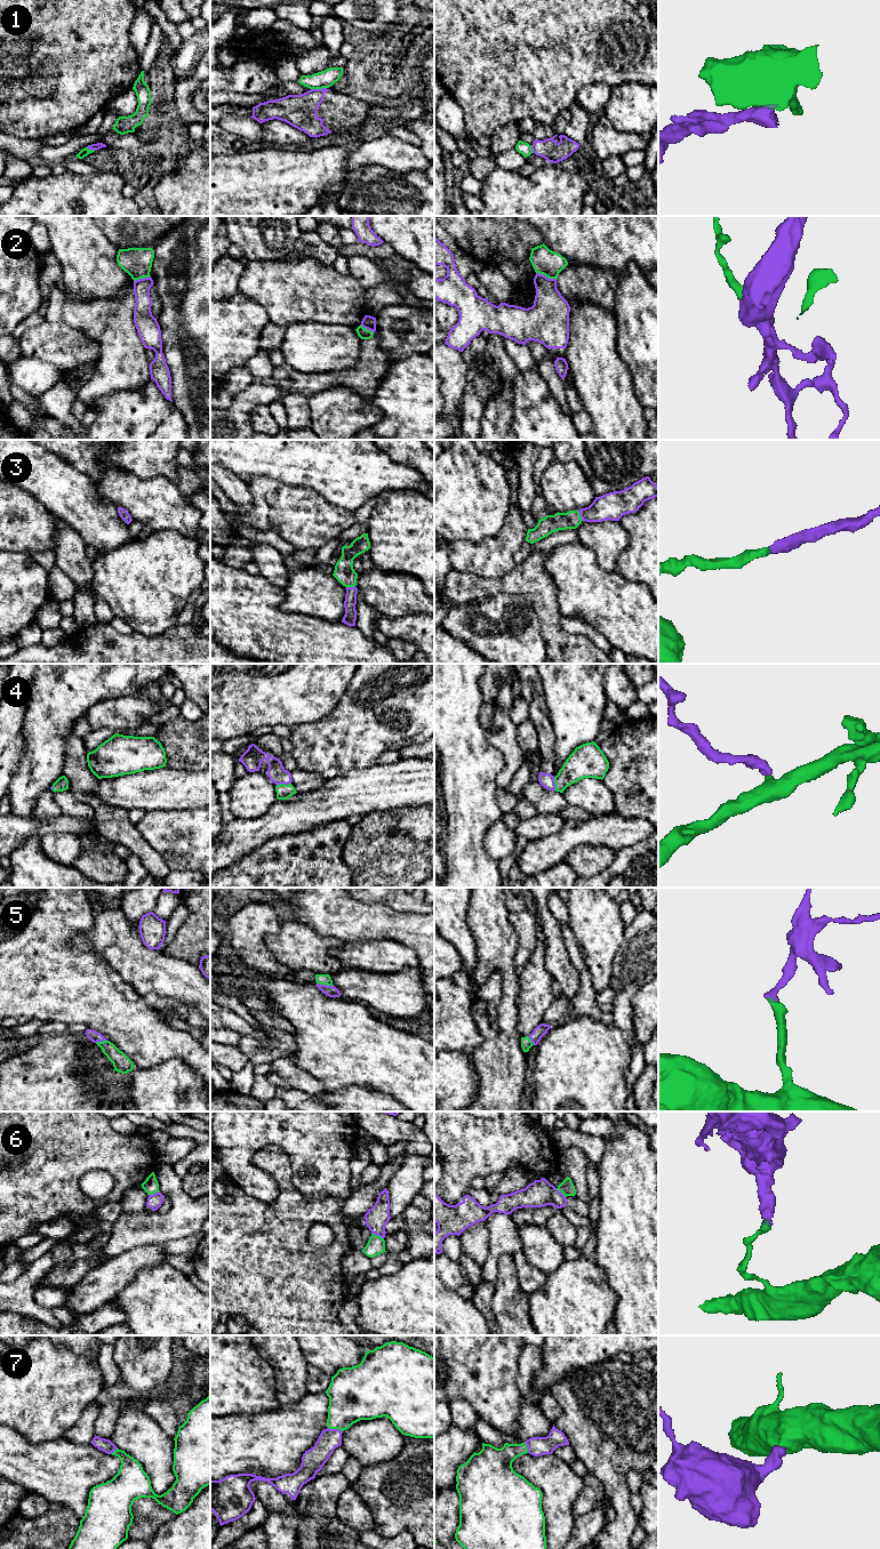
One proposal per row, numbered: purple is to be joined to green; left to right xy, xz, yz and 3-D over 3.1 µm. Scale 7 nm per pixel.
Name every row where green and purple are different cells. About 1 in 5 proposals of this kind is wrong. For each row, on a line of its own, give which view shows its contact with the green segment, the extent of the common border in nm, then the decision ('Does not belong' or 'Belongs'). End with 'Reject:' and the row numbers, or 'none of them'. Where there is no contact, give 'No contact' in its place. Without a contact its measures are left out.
1: Touches green in xz. Shared border 110 nm. Does not belong
2: Touches green in yz. Shared border 160 nm. Does not belong
3: Touches green in yz. Shared border 80 nm. Belongs
4: Touches green in xz. Shared border 110 nm. Belongs
5: Touches green in xz. Shared border 120 nm. Belongs
6: Touches green in xz. Shared border 100 nm. Does not belong
7: Touches green in xz. Shared border 110 nm. Belongs
Reject: 1, 2, 6

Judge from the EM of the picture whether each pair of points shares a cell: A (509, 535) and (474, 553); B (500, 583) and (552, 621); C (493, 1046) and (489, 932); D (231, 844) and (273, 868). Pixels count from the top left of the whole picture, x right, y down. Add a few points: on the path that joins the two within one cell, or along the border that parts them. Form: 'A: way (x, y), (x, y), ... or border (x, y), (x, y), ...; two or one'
A: way (501, 543), (490, 553), (482, 553); one
B: way (514, 583), (522, 583), (546, 607); one
C: way (508, 1018), (508, 971), (502, 961); one
D: border (270, 839), (224, 868); two

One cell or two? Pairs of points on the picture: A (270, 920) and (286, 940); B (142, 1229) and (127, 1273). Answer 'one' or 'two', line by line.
A: two
B: two

